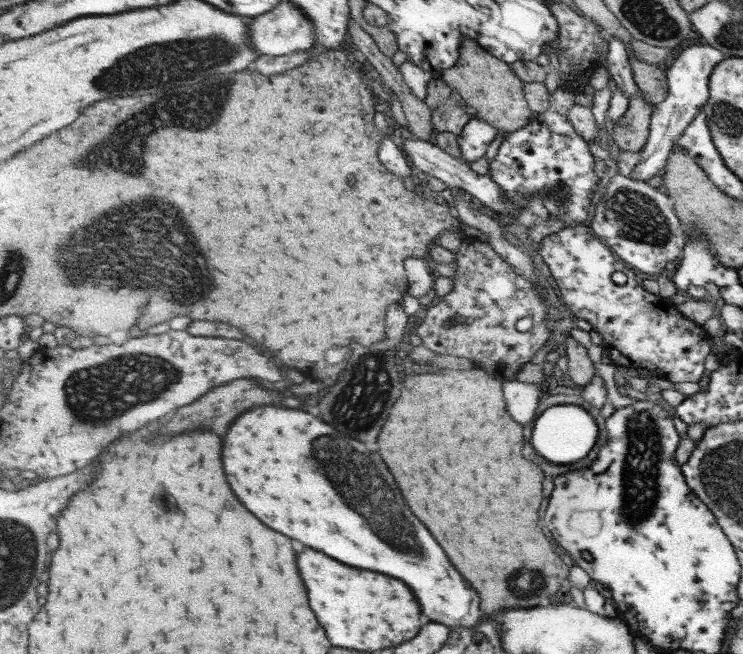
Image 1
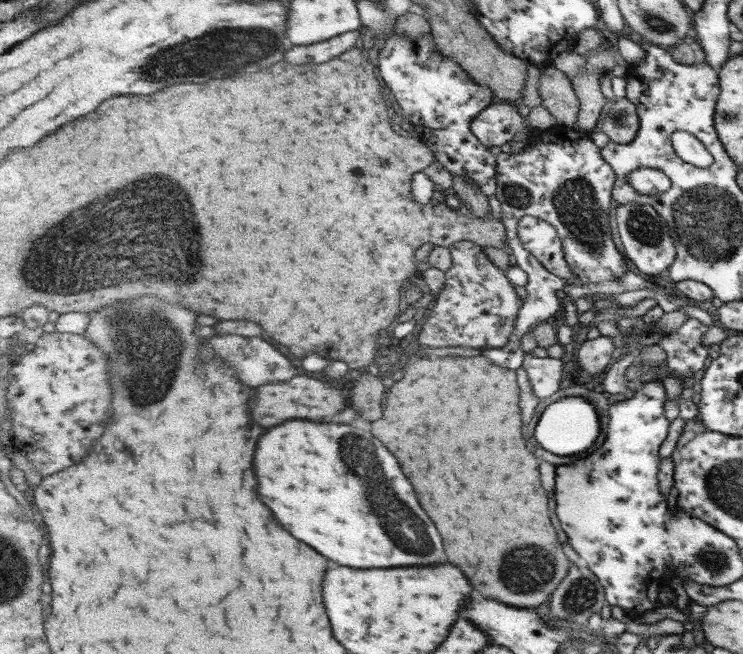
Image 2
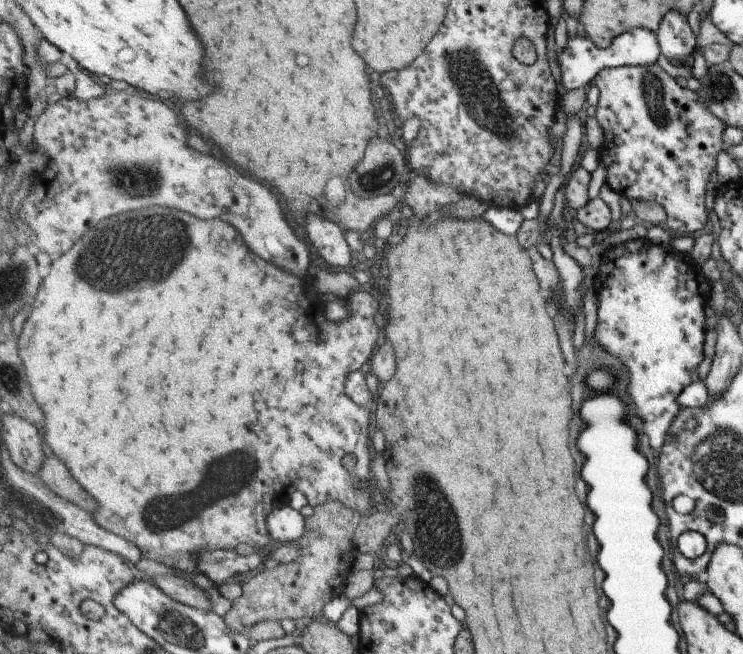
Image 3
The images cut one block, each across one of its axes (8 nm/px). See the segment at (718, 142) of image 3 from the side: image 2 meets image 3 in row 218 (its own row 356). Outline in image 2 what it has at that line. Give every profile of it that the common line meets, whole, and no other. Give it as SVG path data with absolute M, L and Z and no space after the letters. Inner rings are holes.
M690 318L684 325L678 327L676 330L666 332L664 338L657 343L657 345L661 346L665 353L668 354L668 362L667 362L667 370L669 375L673 377L680 378L695 378L695 372L699 372L703 366L705 366L705 360L707 360L707 356L713 357L711 354L711 350L709 346L703 346L701 344L701 338L703 338L703 334L709 330L709 326L703 324L701 320L697 320L697 318Z

